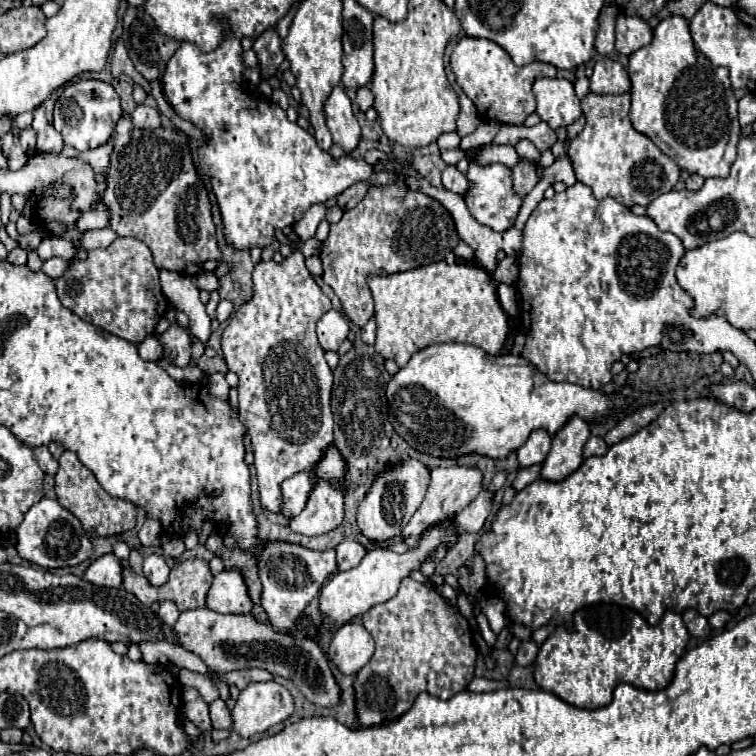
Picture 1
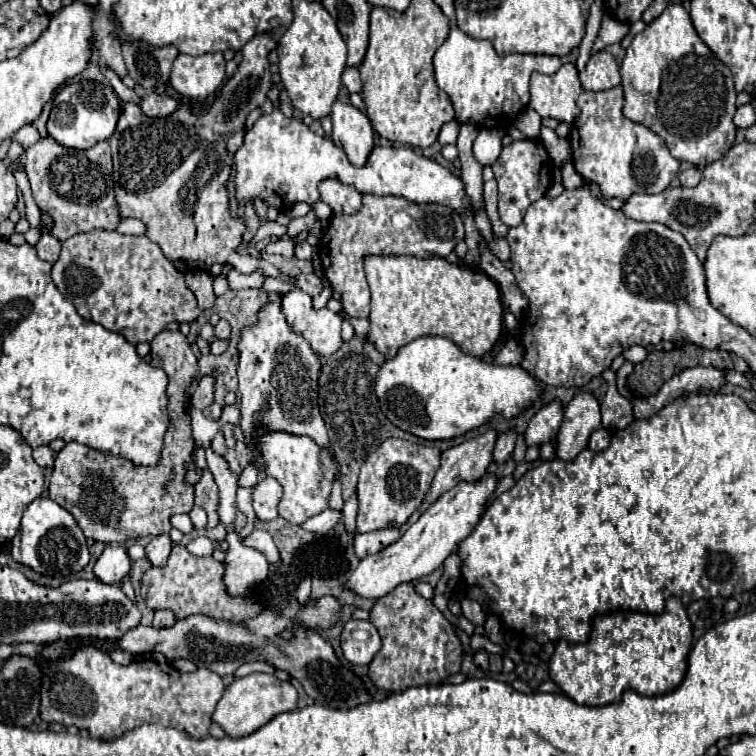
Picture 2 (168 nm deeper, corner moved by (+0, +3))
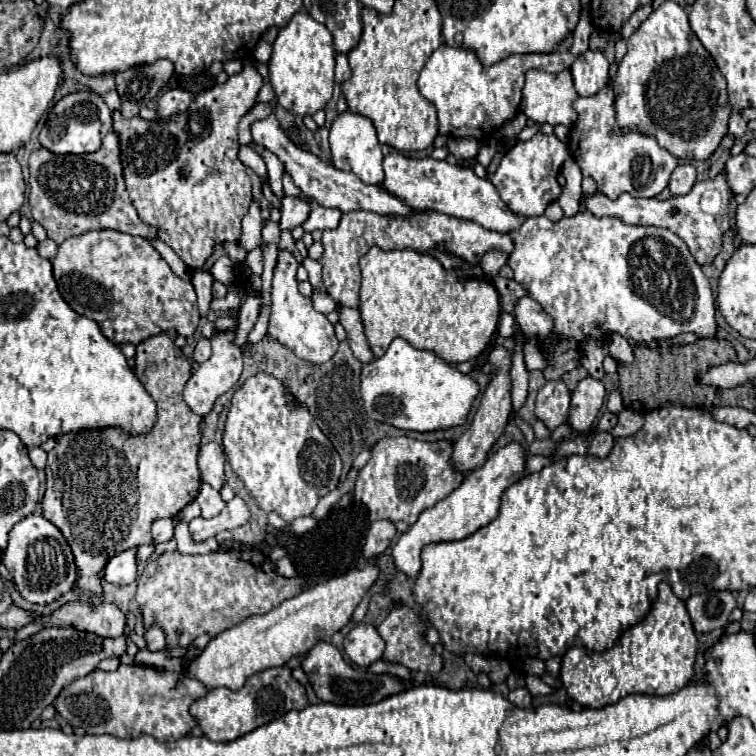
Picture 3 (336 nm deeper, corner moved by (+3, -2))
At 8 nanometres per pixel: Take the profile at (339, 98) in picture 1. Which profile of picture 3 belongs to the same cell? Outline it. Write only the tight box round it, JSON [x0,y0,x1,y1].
[330,111,384,185]

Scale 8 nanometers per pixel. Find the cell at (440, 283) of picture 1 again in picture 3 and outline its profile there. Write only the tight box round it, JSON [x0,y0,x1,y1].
[360,247,500,365]

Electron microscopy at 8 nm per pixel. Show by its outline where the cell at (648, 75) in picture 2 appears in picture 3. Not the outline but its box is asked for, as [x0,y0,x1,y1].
[612,1,732,159]

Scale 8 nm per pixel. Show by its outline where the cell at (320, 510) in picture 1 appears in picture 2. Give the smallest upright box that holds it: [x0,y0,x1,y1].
[259,432,335,526]

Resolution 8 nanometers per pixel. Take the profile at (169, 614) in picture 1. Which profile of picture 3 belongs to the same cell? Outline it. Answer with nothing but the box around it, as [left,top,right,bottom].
[144,627,166,651]

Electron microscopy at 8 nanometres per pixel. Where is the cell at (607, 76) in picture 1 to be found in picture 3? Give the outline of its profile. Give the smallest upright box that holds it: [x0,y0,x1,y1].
[570,49,608,95]

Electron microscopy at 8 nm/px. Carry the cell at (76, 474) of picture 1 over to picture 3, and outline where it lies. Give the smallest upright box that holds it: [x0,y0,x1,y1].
[42,333,202,599]

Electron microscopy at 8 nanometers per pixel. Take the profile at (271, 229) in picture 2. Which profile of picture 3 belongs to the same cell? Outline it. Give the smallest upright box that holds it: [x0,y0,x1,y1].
[302,205,342,231]

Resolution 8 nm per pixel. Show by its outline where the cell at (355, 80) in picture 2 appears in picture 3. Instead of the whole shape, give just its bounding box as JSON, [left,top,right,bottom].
[336,53,350,83]

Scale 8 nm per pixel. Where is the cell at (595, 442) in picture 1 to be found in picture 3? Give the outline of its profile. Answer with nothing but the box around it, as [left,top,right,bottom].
[588,433,614,457]

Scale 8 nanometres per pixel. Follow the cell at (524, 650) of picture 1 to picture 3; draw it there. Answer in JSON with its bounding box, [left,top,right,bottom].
[508,687,532,709]

